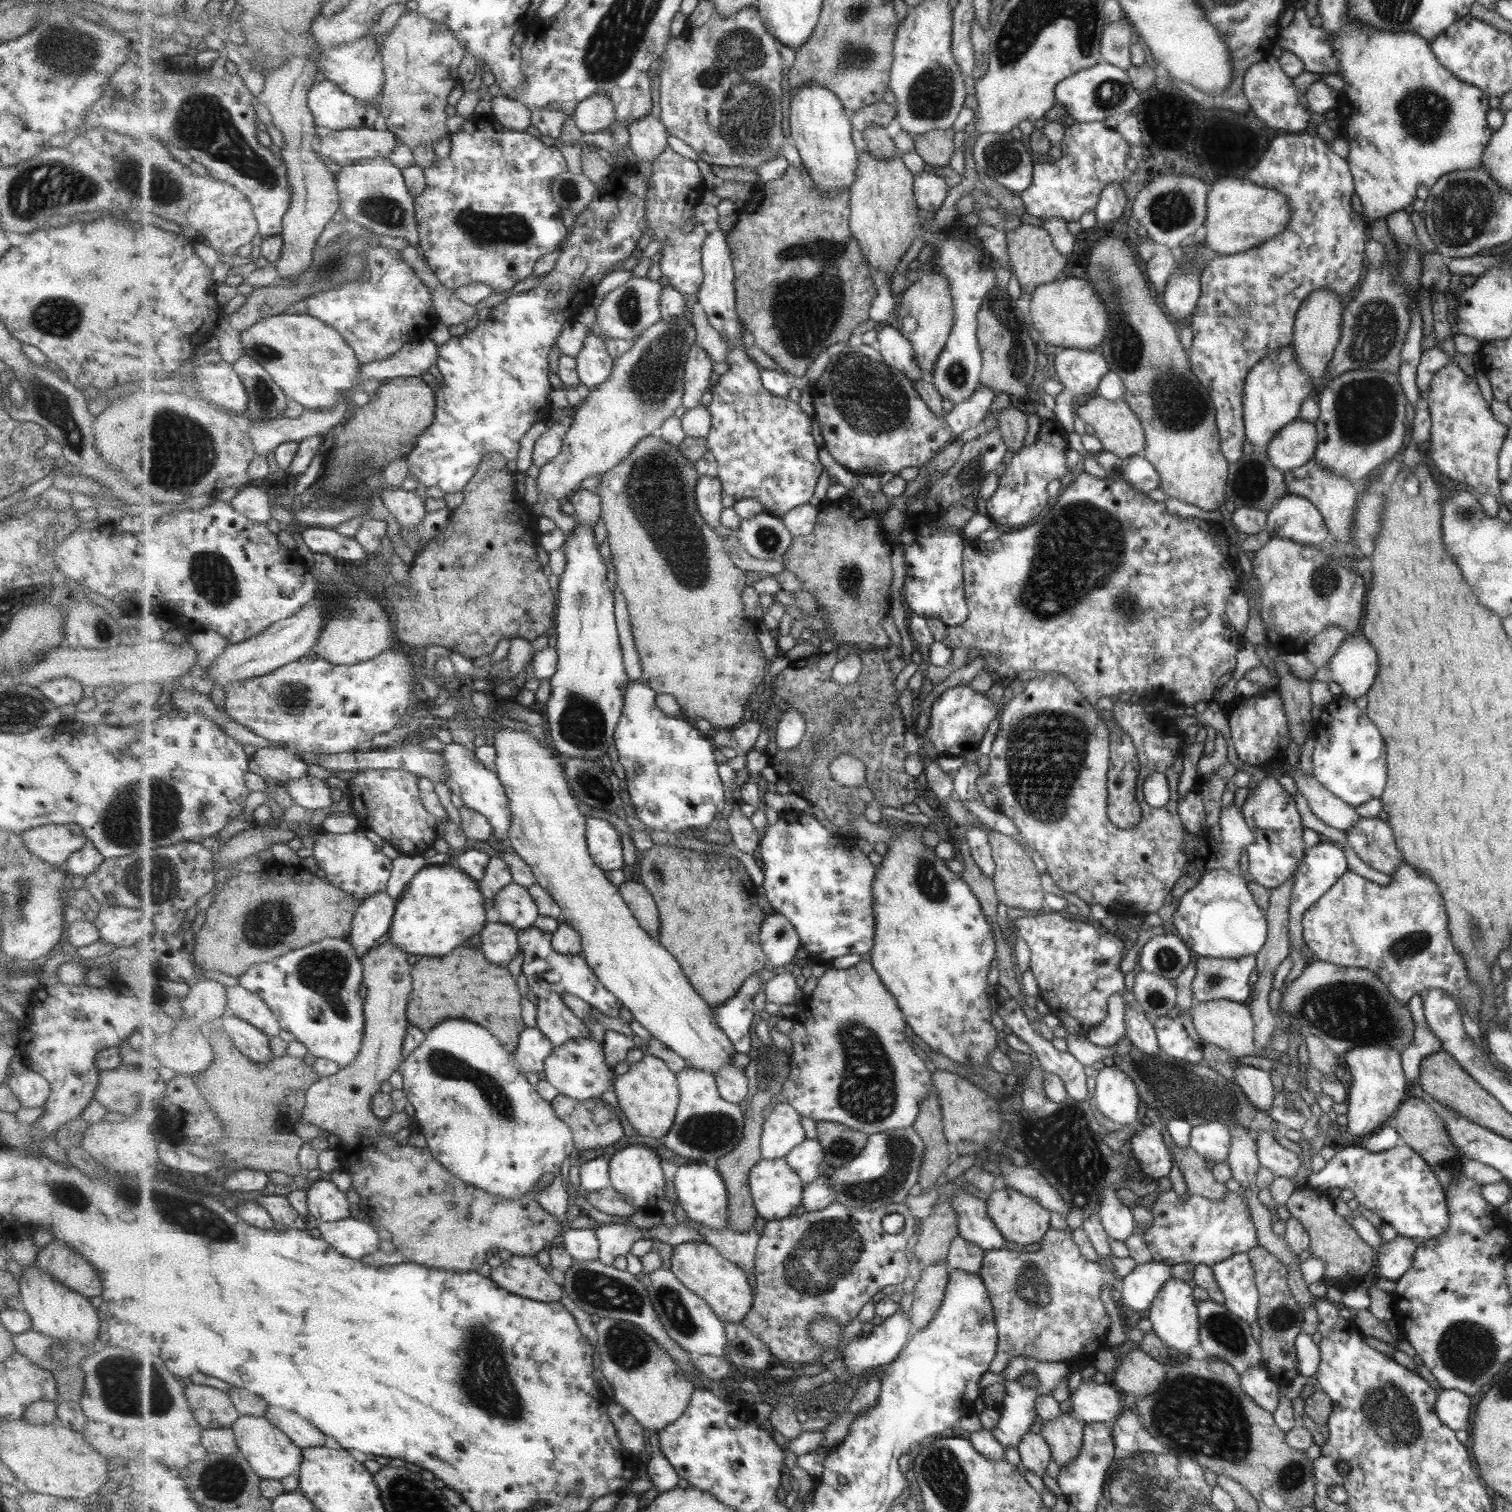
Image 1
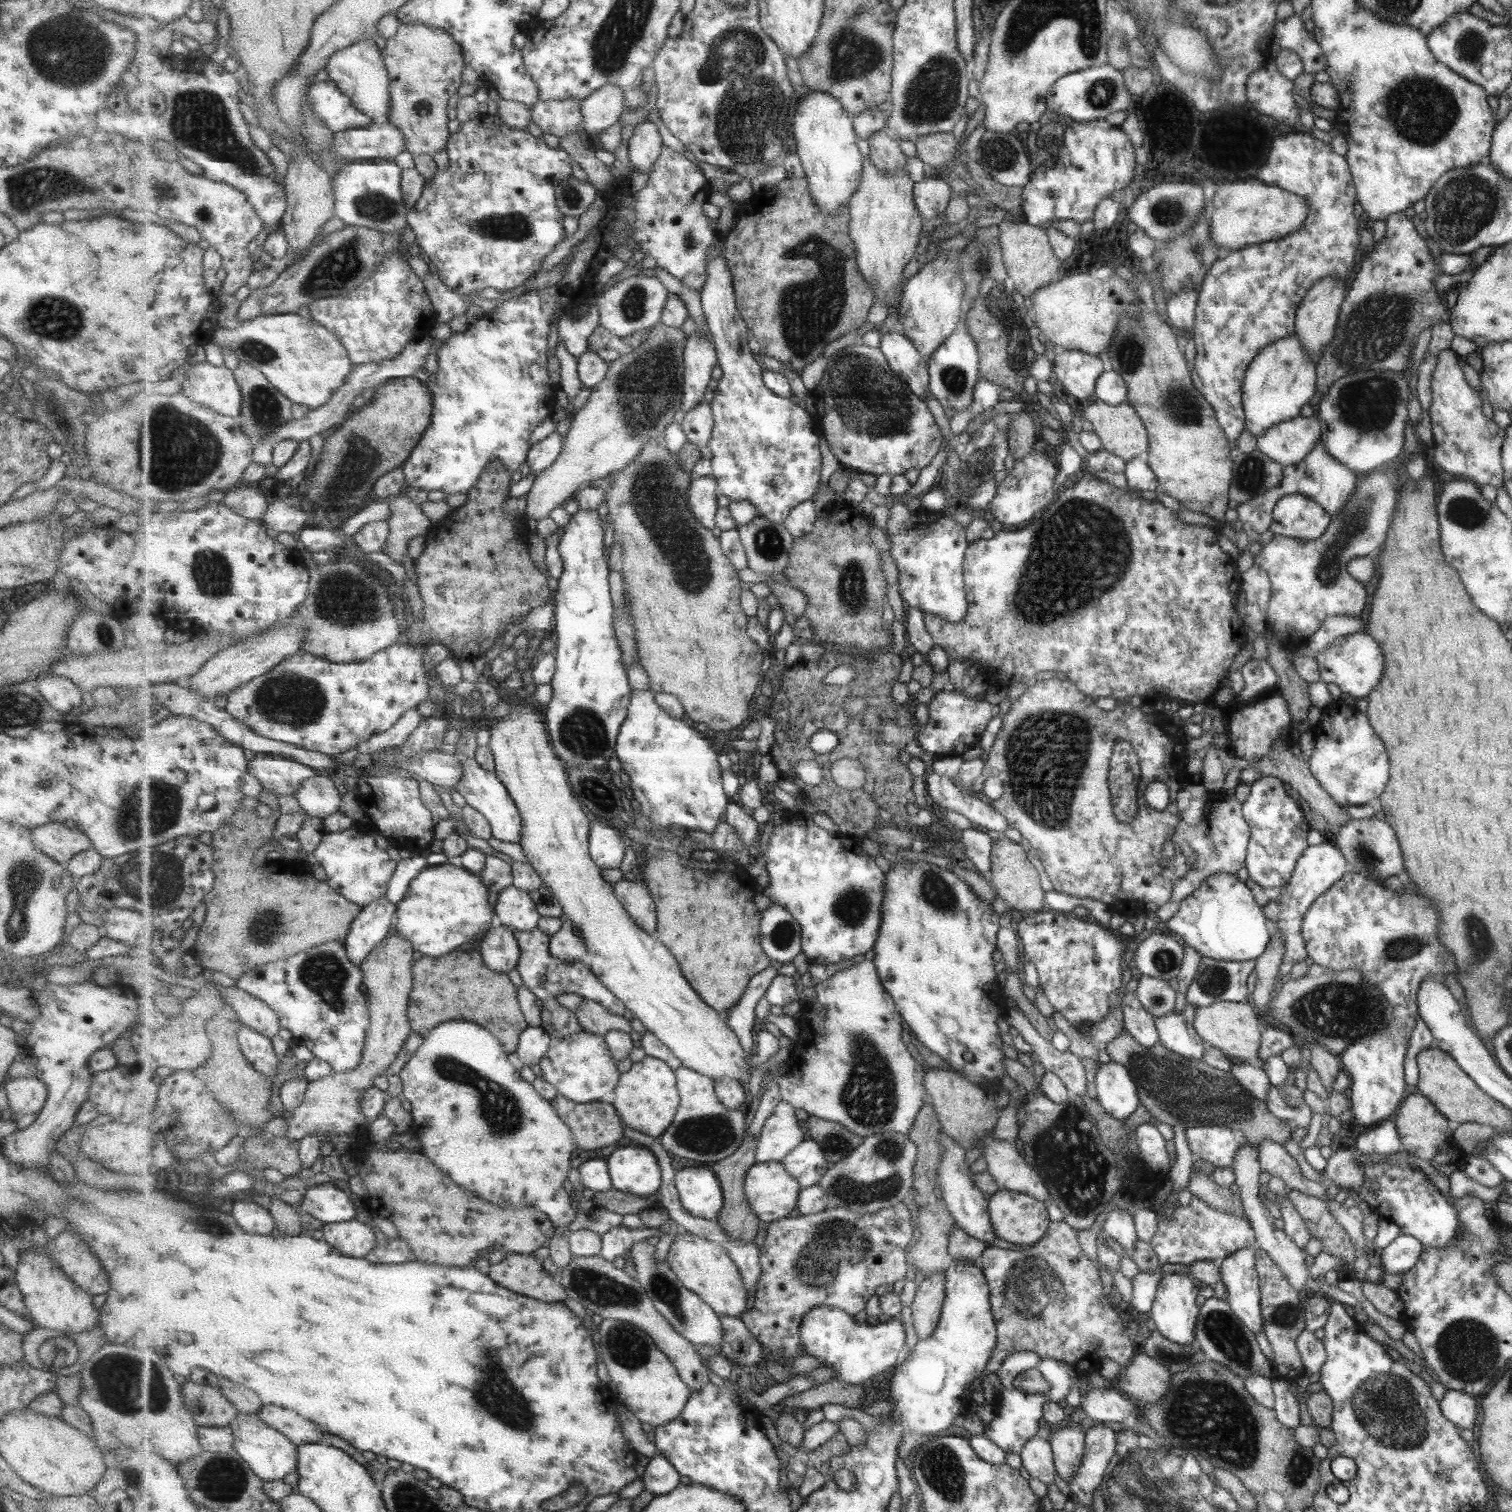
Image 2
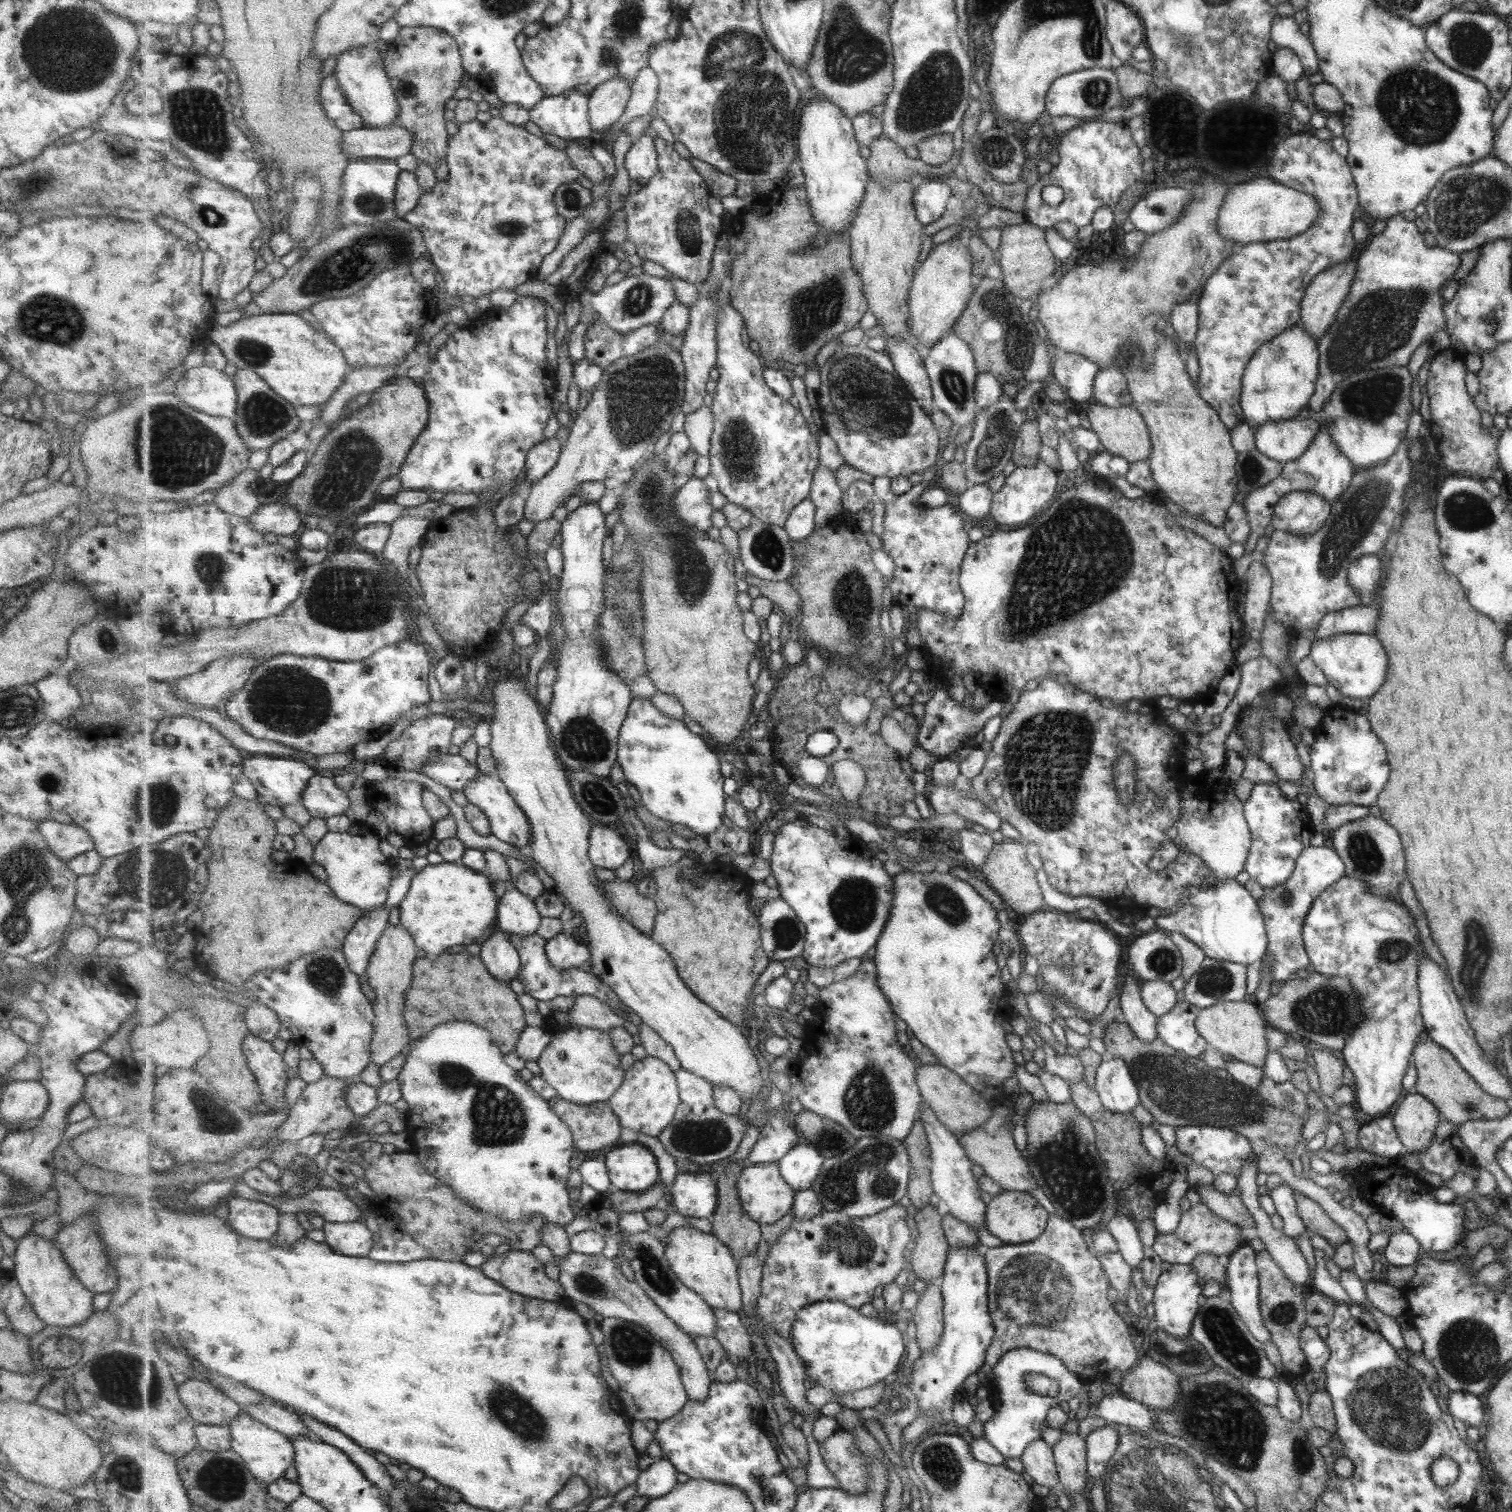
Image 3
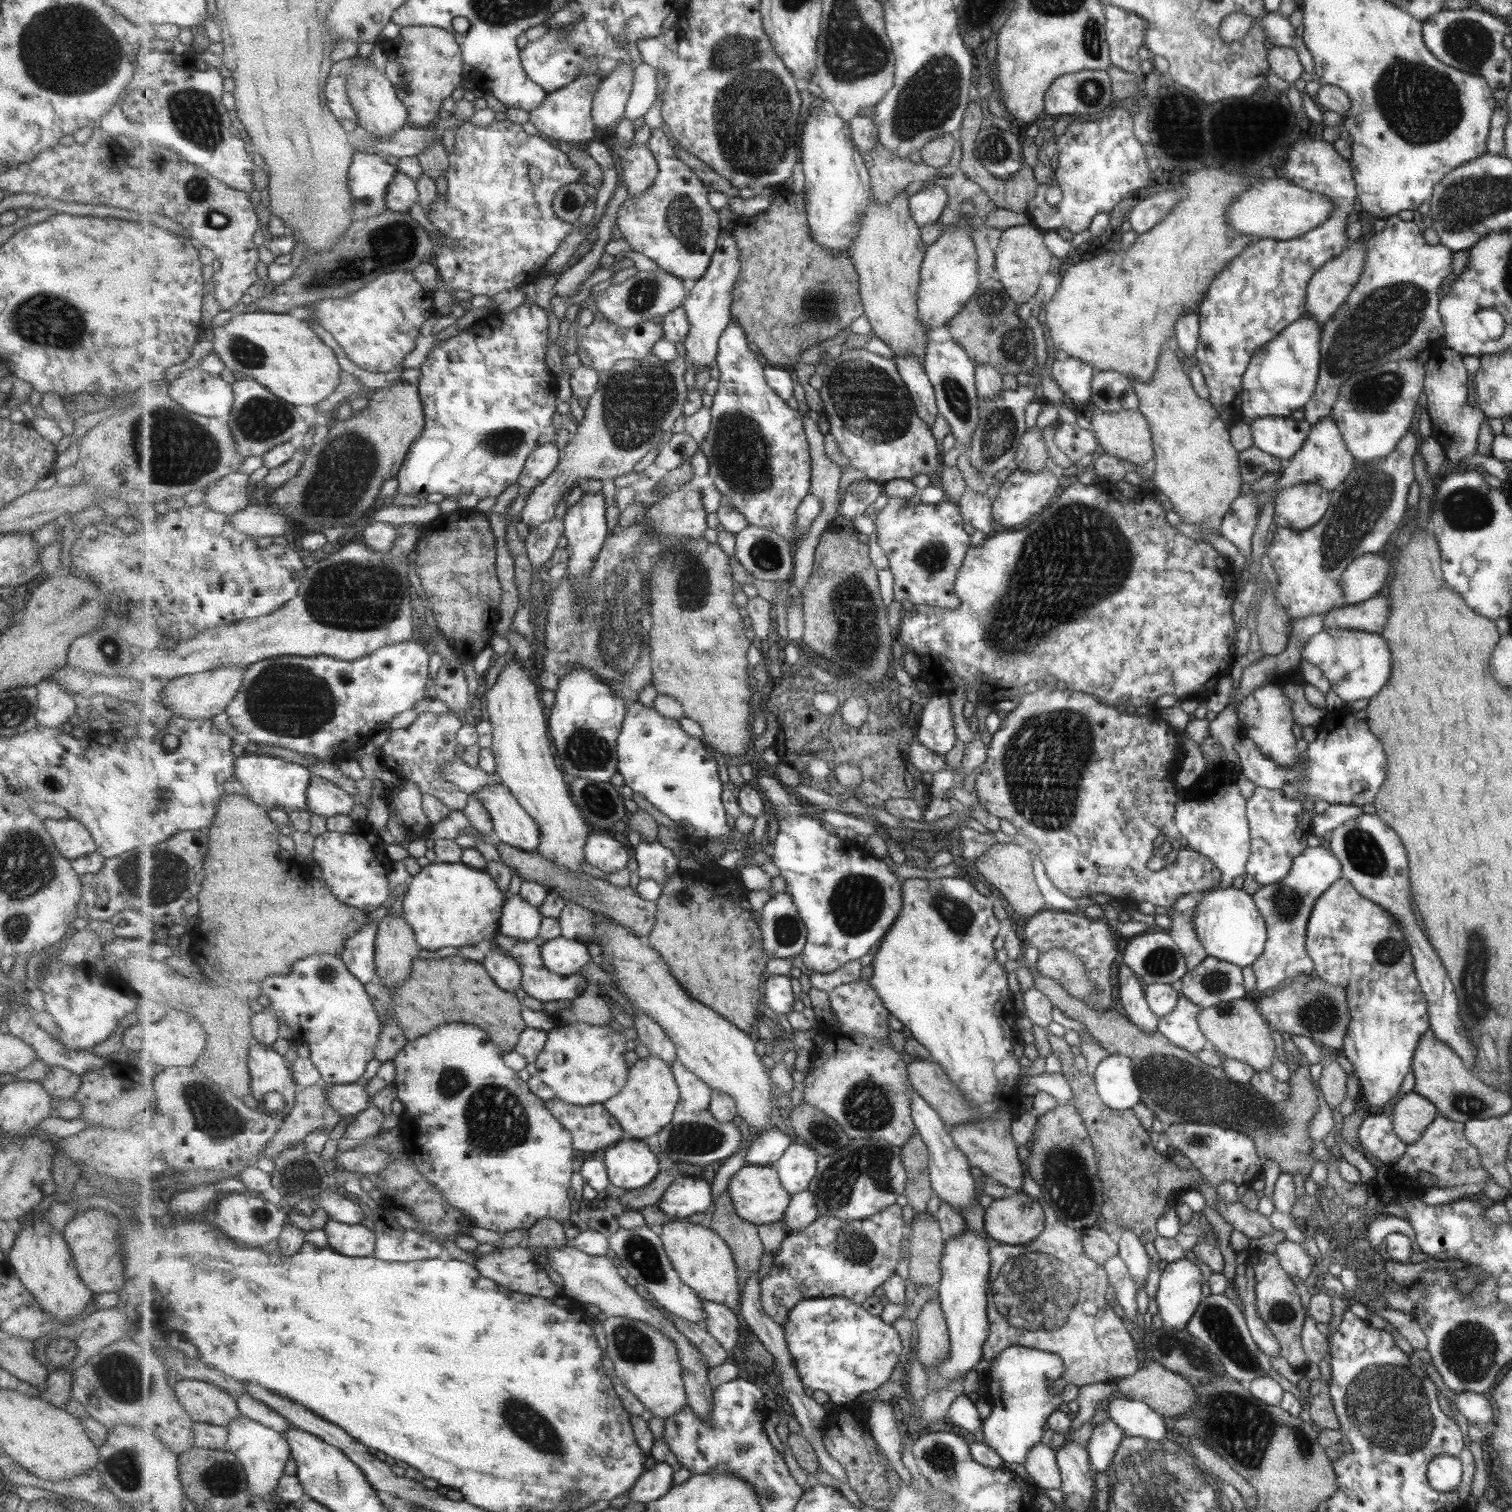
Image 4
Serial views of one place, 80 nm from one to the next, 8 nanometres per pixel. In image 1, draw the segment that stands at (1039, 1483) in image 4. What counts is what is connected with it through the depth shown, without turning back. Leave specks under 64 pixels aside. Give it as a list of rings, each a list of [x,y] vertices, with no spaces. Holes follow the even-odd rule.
[[[1034,1430],[1024,1434],[1016,1449],[1019,1451],[1020,1462],[1027,1471],[1039,1477],[1046,1475],[1051,1452],[1039,1432]]]

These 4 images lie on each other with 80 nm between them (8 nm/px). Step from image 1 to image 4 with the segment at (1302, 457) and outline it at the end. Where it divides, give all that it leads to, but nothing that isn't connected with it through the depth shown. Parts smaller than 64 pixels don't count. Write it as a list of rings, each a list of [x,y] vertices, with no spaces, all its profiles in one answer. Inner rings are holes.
[[[1291,417],[1257,418],[1248,424],[1255,448],[1277,457],[1283,463],[1295,454],[1305,442],[1312,426]]]

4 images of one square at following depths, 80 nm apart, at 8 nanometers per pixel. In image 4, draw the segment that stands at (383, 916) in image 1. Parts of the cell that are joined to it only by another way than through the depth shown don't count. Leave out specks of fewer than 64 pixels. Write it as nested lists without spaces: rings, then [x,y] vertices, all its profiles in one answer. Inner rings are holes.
[[[366,922],[366,925],[348,940],[342,956],[349,971],[365,984],[373,985],[377,980],[377,933],[378,922]]]

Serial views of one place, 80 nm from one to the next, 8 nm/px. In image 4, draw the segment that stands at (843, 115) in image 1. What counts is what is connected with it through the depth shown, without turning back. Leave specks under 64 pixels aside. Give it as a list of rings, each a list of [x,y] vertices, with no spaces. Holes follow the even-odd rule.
[[[821,106],[810,110],[802,138],[801,160],[806,174],[806,206],[812,237],[817,244],[828,248],[834,254],[851,253],[856,238],[860,236],[862,222],[870,209],[872,201],[872,175],[863,162],[863,156],[853,140],[850,123],[845,122],[838,113],[831,116]]]

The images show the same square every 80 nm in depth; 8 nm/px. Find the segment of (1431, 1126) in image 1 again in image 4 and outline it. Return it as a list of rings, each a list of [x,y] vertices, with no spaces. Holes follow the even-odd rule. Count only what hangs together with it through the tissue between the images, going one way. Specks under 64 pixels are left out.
[[[1404,1094],[1393,1108],[1392,1129],[1407,1146],[1421,1136],[1425,1127],[1437,1116],[1435,1104],[1422,1095]]]

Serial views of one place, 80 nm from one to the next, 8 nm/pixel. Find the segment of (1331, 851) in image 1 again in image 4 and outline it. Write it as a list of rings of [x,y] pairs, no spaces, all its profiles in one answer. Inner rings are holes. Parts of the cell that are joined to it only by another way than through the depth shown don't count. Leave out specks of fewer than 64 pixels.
[[[1317,846],[1316,848],[1305,849],[1304,853],[1299,854],[1292,863],[1292,867],[1286,877],[1281,878],[1280,881],[1273,882],[1273,884],[1261,885],[1261,888],[1257,888],[1251,899],[1257,908],[1257,911],[1264,920],[1266,928],[1266,939],[1263,945],[1261,954],[1255,959],[1255,962],[1248,967],[1241,968],[1241,975],[1243,980],[1243,989],[1246,992],[1253,988],[1261,990],[1267,990],[1271,988],[1276,989],[1277,984],[1281,984],[1281,981],[1285,978],[1291,978],[1293,981],[1297,981],[1297,978],[1304,975],[1312,975],[1313,962],[1310,958],[1308,951],[1306,950],[1306,933],[1308,932],[1308,918],[1312,914],[1313,905],[1317,901],[1317,898],[1321,897],[1329,890],[1336,880],[1341,877],[1341,864],[1331,851],[1324,846]]]

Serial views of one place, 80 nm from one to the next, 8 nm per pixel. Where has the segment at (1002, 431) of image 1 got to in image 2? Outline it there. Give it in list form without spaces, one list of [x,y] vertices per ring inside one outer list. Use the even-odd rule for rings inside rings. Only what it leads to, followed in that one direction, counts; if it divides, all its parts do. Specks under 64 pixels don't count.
[[[1026,413],[1011,414],[1011,423],[1007,427],[1008,452],[1014,460],[1021,460],[1033,451],[1035,436],[1033,418]]]

